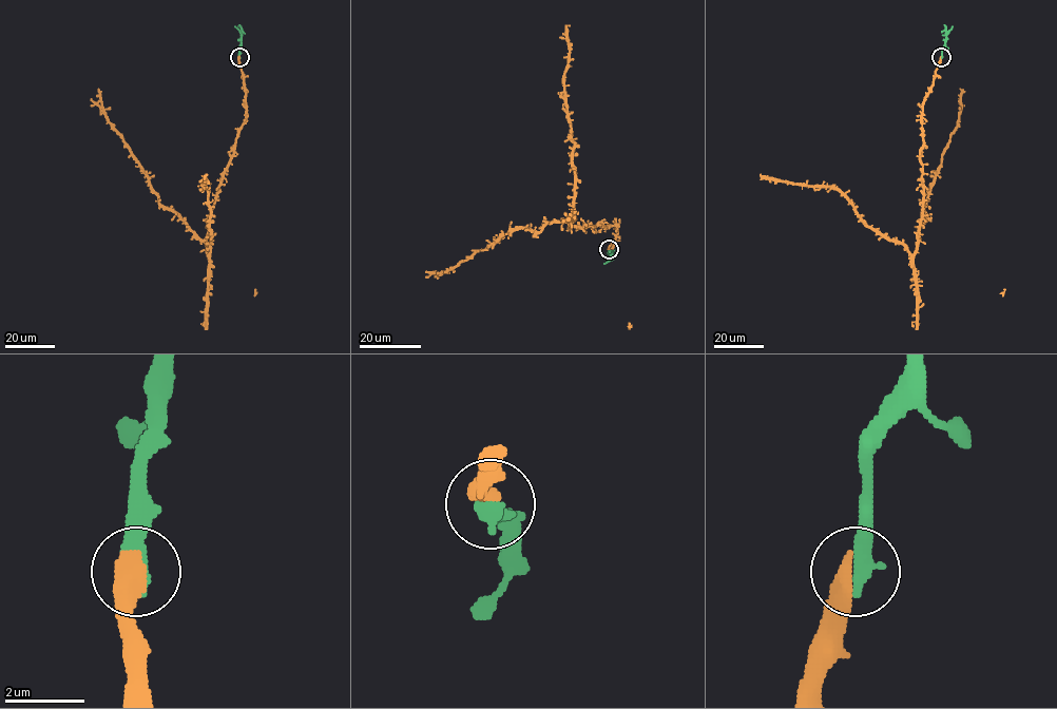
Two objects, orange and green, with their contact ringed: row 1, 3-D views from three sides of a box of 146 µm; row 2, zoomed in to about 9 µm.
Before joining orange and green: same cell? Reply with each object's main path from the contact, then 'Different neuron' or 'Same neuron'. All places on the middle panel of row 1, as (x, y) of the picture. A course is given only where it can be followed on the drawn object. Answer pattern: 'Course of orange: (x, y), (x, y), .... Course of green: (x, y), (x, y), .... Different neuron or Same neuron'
Course of orange: (609, 249), (617, 226), (548, 222), (539, 231), (514, 228), (456, 267), (441, 274), (435, 272). Course of green: (609, 250), (611, 257), (603, 264). Same neuron

